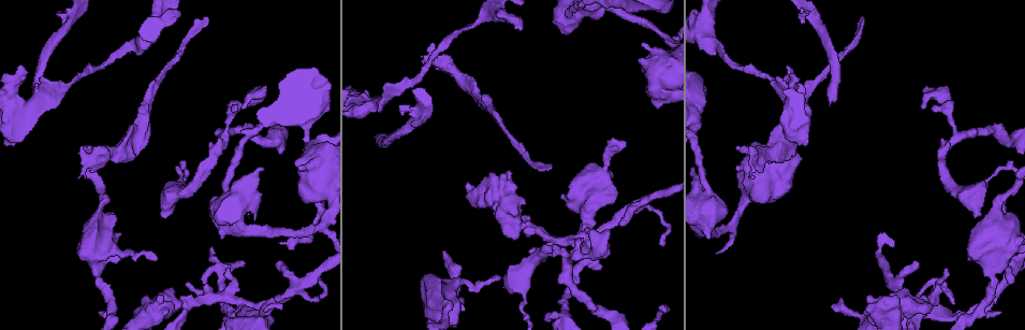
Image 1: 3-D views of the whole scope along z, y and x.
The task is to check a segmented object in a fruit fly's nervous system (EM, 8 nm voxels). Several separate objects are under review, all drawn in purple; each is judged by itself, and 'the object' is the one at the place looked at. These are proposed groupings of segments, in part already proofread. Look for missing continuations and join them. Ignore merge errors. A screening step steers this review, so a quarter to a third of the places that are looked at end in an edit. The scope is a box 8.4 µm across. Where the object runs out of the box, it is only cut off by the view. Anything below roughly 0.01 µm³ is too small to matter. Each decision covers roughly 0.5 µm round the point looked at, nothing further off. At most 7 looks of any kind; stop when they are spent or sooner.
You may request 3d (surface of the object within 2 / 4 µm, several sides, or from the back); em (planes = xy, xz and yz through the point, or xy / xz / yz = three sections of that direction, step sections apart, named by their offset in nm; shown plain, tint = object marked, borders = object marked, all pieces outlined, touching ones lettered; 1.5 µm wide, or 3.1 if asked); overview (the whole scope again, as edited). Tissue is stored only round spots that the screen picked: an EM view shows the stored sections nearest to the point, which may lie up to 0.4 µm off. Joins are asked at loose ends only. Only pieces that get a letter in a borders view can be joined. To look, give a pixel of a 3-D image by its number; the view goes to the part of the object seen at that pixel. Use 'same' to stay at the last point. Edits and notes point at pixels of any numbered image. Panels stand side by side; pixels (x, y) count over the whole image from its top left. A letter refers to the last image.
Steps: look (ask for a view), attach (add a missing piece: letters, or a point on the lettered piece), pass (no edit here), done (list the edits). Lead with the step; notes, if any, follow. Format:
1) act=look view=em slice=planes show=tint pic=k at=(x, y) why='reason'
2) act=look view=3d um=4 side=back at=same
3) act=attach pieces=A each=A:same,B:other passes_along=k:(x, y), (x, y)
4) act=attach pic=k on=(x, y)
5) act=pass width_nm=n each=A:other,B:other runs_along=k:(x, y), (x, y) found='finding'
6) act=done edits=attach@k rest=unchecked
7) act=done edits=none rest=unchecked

act=look view=3d um=2 pic=1 at=(871, 295)

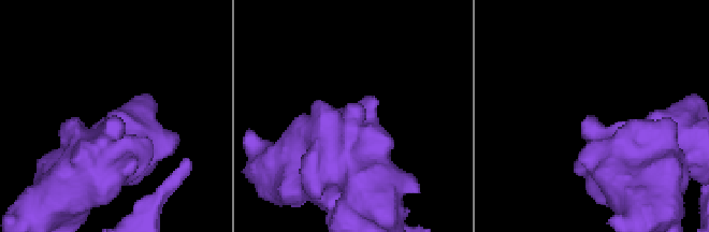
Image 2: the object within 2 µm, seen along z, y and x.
act=look view=em slice=planes show=borders pic=2 at=(358, 114)

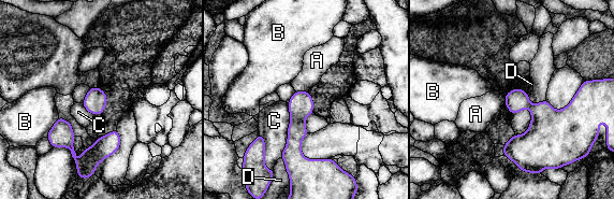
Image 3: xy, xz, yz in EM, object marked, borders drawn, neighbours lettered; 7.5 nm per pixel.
act=pass each=A:other,B:other,C:other,D:other border=3:(280, 157), (283, 160), (289, 176) found='no lettered piece goes on from it'

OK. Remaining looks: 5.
act=look view=3d um=2 pic=1 at=(834, 306) why='branch stops here'

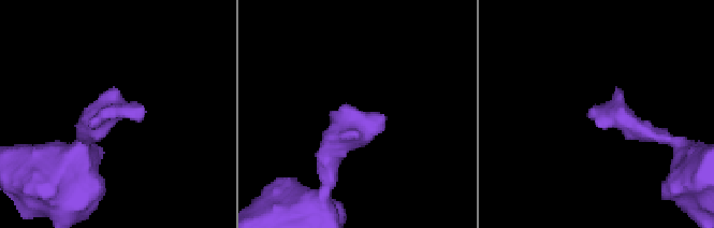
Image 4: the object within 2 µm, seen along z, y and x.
act=look view=em slice=planes show=borders pic=4 at=(386, 119)

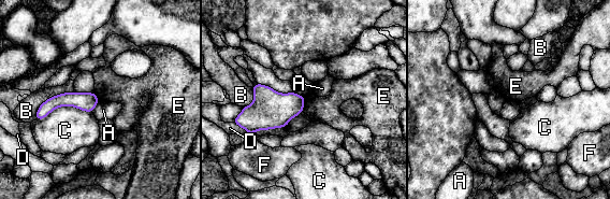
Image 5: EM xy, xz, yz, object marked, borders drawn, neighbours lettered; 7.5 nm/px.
act=pass each=A:other,B:other,C:other,D:other,E:other,F:other border=5:(304, 96), (304, 108), (302, 111) found='no lettered piece goes on from it'

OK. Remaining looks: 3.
act=look view=em slice=planes show=borders pic=1 at=(86, 177) why='free end'

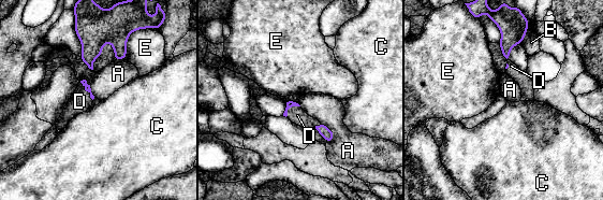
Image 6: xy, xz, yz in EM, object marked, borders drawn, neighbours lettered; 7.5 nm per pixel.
act=attach pieces=D each=A:other,B:other,C:other,D:same,E:other passes_along=6:(87, 87), (87, 90), (79, 101) found='the neuron continues'

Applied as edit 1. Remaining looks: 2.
act=done edits=attach@6 rest=unchecked

